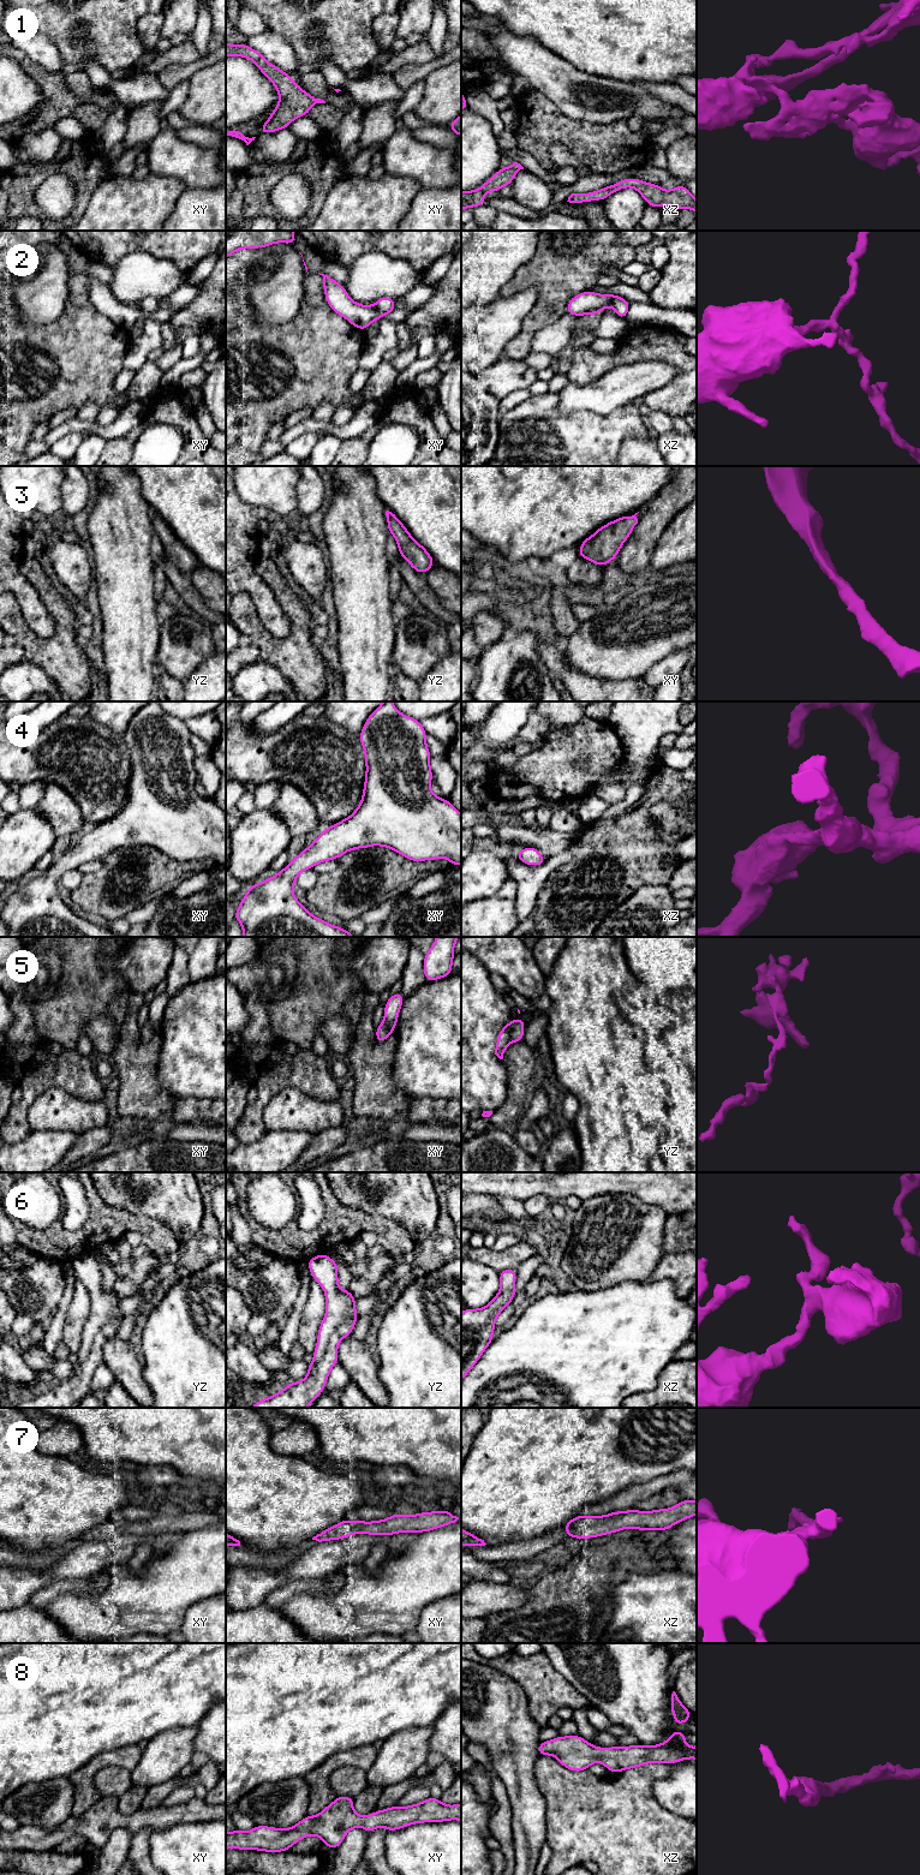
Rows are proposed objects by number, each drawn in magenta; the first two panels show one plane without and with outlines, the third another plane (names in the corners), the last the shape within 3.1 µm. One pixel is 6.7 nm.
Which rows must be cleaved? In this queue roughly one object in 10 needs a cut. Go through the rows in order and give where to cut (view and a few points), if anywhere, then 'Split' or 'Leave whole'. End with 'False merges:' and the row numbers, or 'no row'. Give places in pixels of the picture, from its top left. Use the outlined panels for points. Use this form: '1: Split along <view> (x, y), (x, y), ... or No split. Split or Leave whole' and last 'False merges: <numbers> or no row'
1: No split. Leave whole
2: Split along xy (374, 306), (382, 316). Split
3: No split. Leave whole
4: No split. Leave whole
5: Split along yz (517, 1020), (507, 1043). Split
6: No split. Leave whole
7: No split. Leave whole
8: No split. Leave whole
False merges: 2, 5

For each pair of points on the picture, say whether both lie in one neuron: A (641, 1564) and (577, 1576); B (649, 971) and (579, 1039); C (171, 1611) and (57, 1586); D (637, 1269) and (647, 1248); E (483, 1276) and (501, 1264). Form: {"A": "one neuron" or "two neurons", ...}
{"A": "one neuron", "B": "two neurons", "C": "two neurons", "D": "one neuron", "E": "two neurons"}

